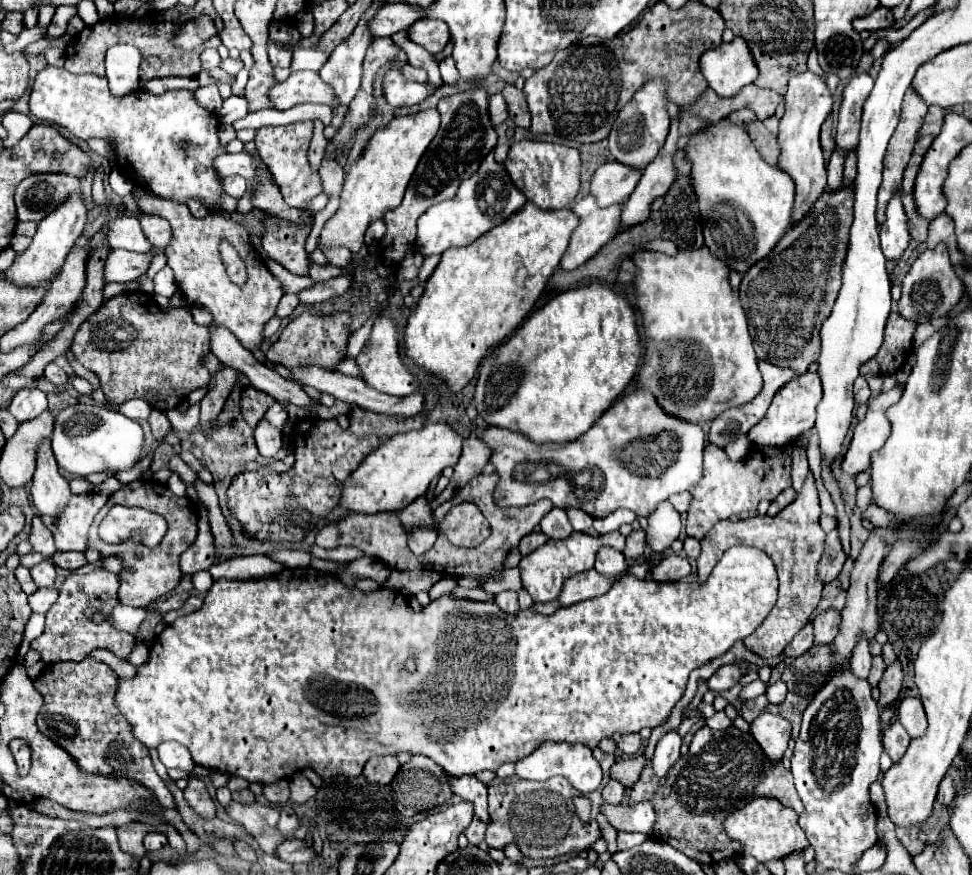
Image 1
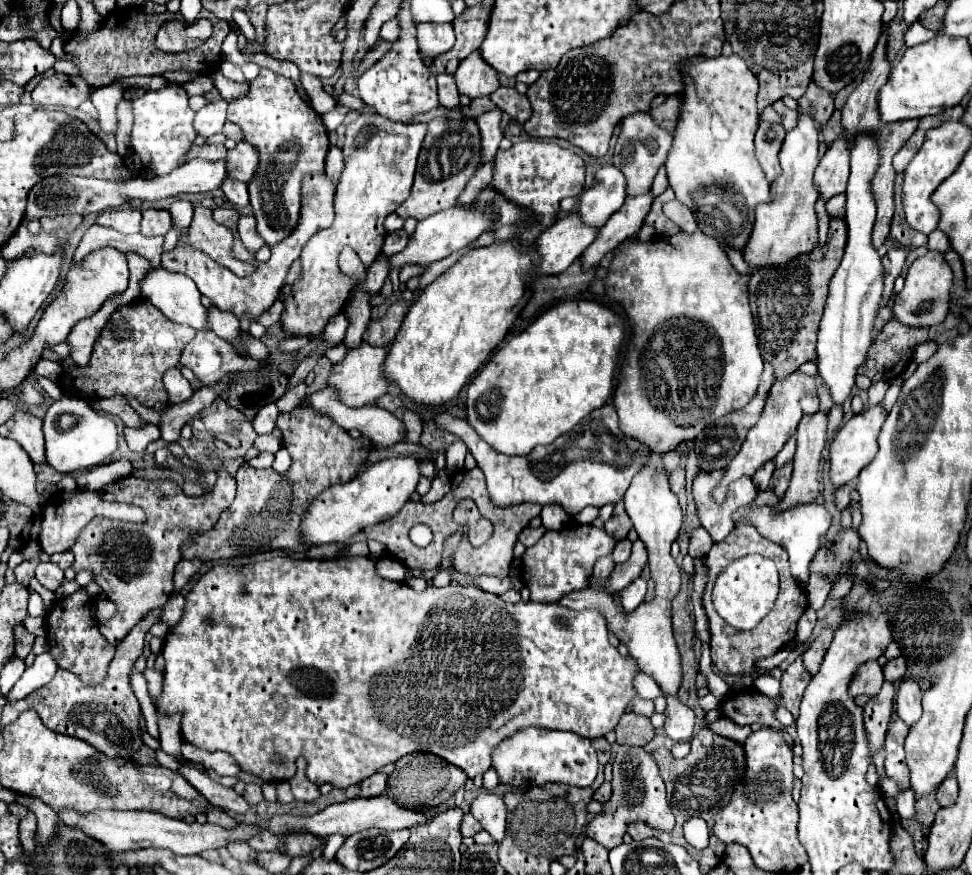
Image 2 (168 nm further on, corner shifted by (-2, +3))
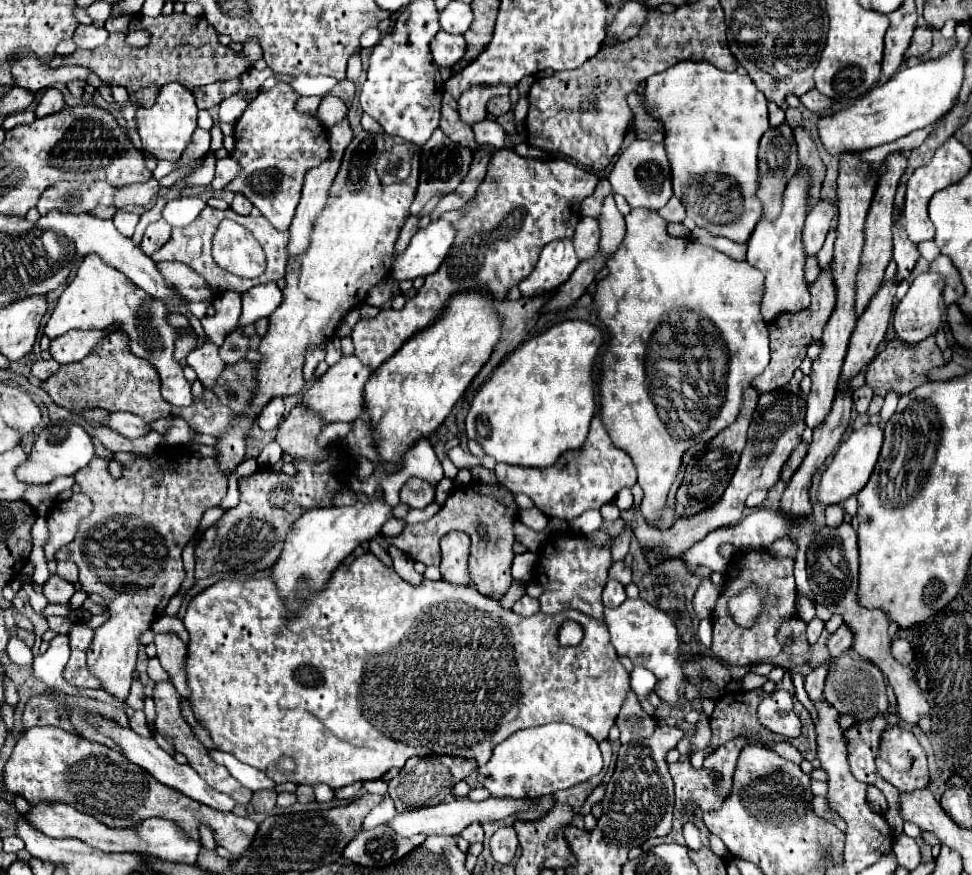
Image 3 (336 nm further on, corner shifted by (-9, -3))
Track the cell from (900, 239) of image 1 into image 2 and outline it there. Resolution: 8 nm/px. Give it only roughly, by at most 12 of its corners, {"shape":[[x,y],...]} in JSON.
{"shape":[[889,240],[883,256],[885,292],[883,304],[893,294],[893,282],[901,274],[907,250]]}

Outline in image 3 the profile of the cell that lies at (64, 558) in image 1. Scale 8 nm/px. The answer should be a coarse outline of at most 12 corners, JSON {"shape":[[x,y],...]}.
{"shape":[[58,562],[56,574],[68,582],[78,582],[74,562]]}

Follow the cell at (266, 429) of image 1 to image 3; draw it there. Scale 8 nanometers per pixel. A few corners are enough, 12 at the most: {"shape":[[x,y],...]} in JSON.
{"shape":[[274,398],[258,416],[262,430],[274,430],[284,416],[284,400]]}

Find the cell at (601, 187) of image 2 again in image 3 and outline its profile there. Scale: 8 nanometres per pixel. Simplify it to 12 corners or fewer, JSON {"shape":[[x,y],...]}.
{"shape":[[582,218],[572,240],[580,262],[598,252],[598,220]]}

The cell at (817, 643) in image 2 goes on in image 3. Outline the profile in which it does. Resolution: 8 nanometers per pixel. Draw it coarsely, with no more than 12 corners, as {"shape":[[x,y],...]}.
{"shape":[[828,666],[812,670],[804,688],[812,702],[822,700]]}

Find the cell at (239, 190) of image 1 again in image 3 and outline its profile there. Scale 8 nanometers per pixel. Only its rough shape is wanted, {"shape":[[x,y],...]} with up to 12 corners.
{"shape":[[234,194],[230,206],[236,214],[248,216],[252,204],[242,194]]}

